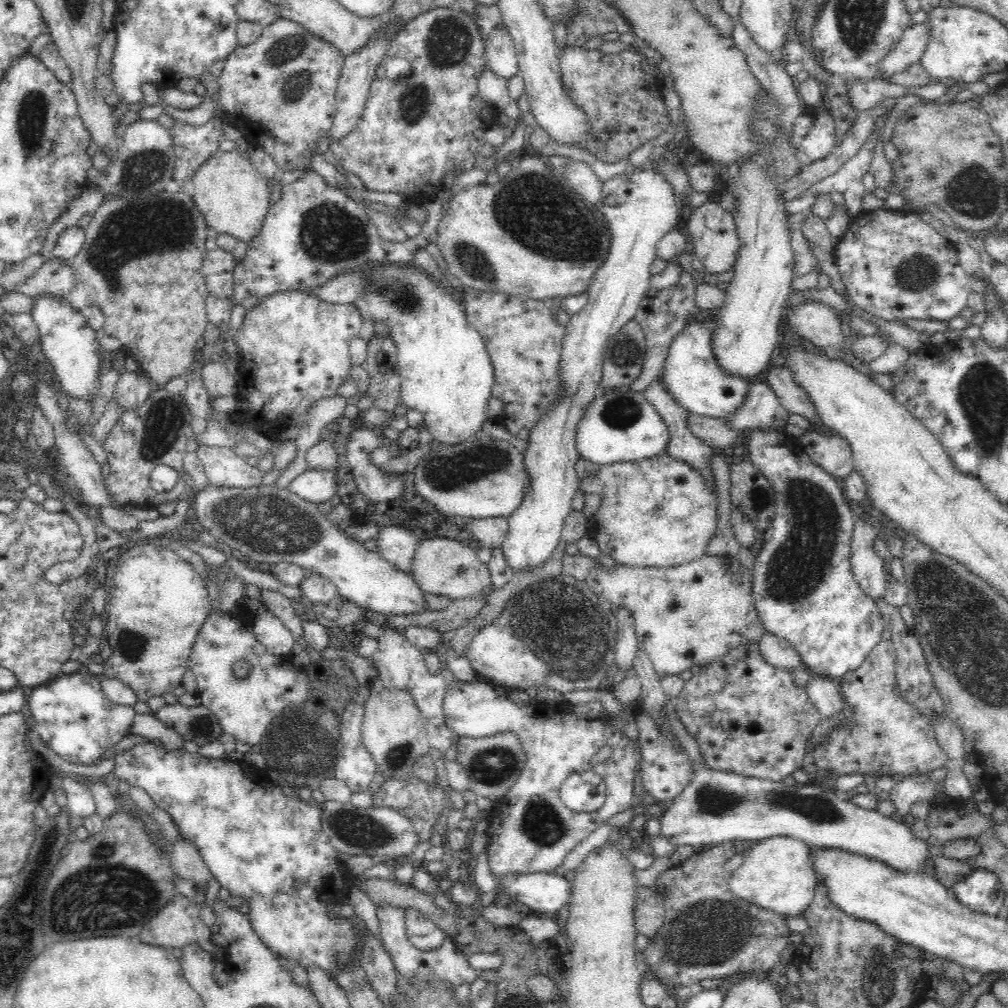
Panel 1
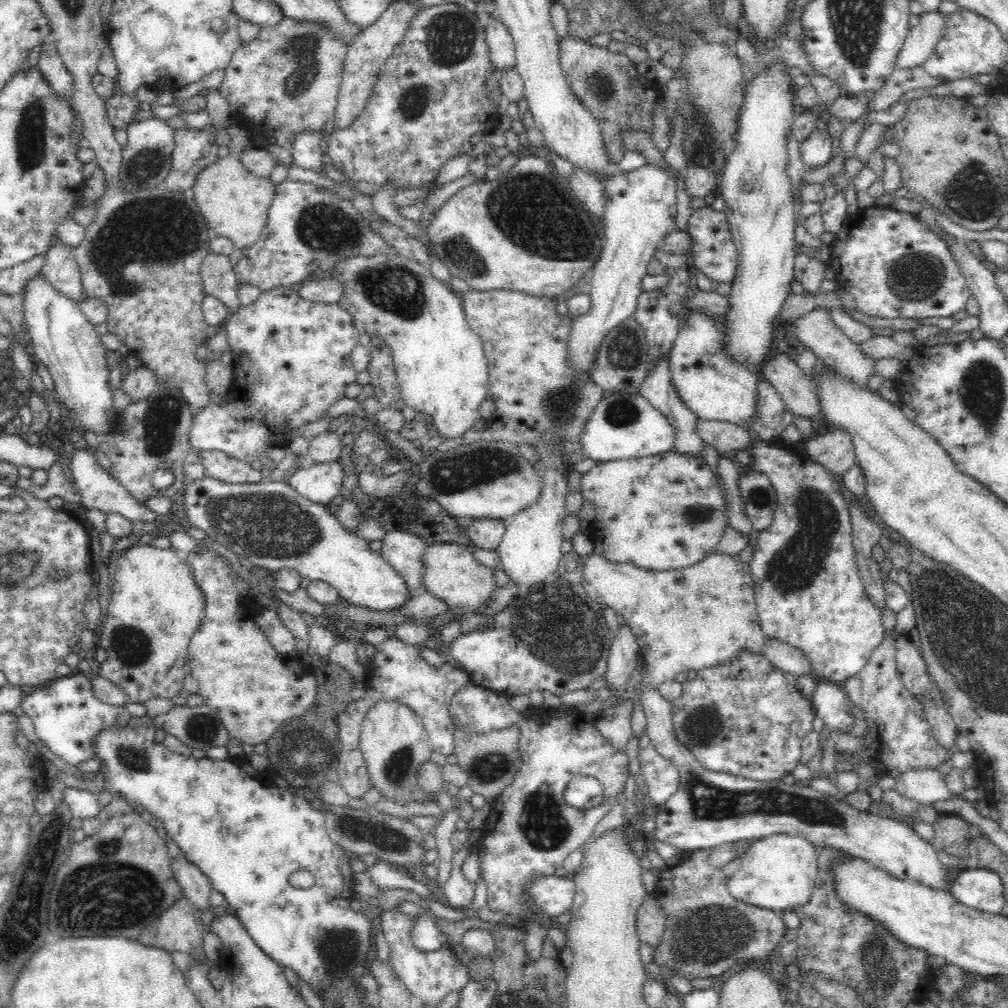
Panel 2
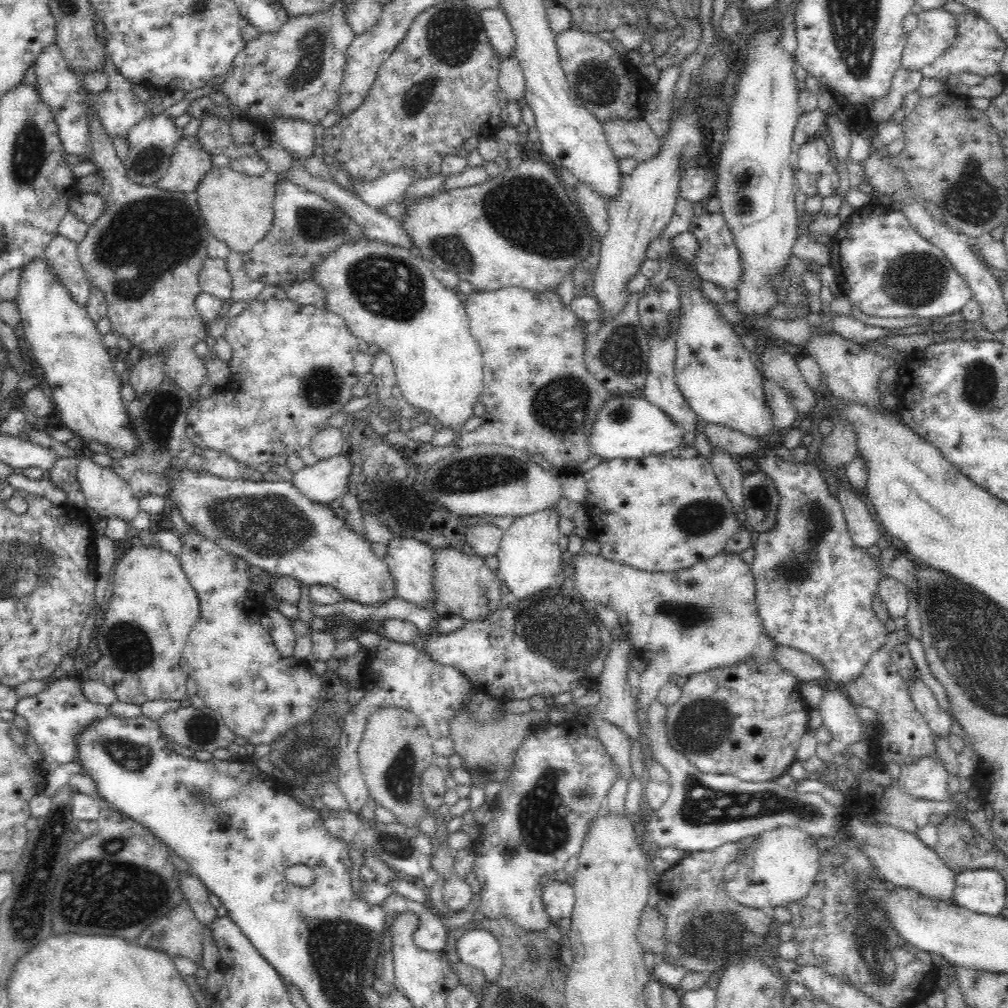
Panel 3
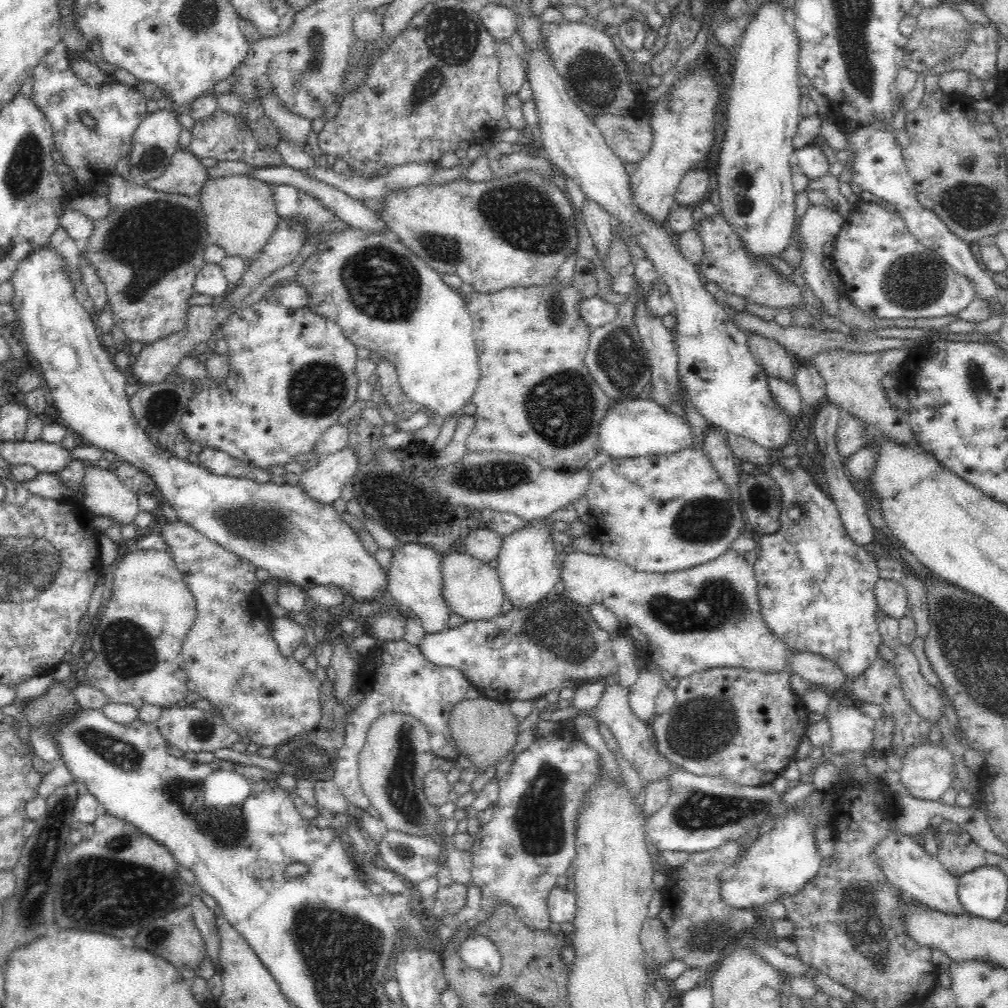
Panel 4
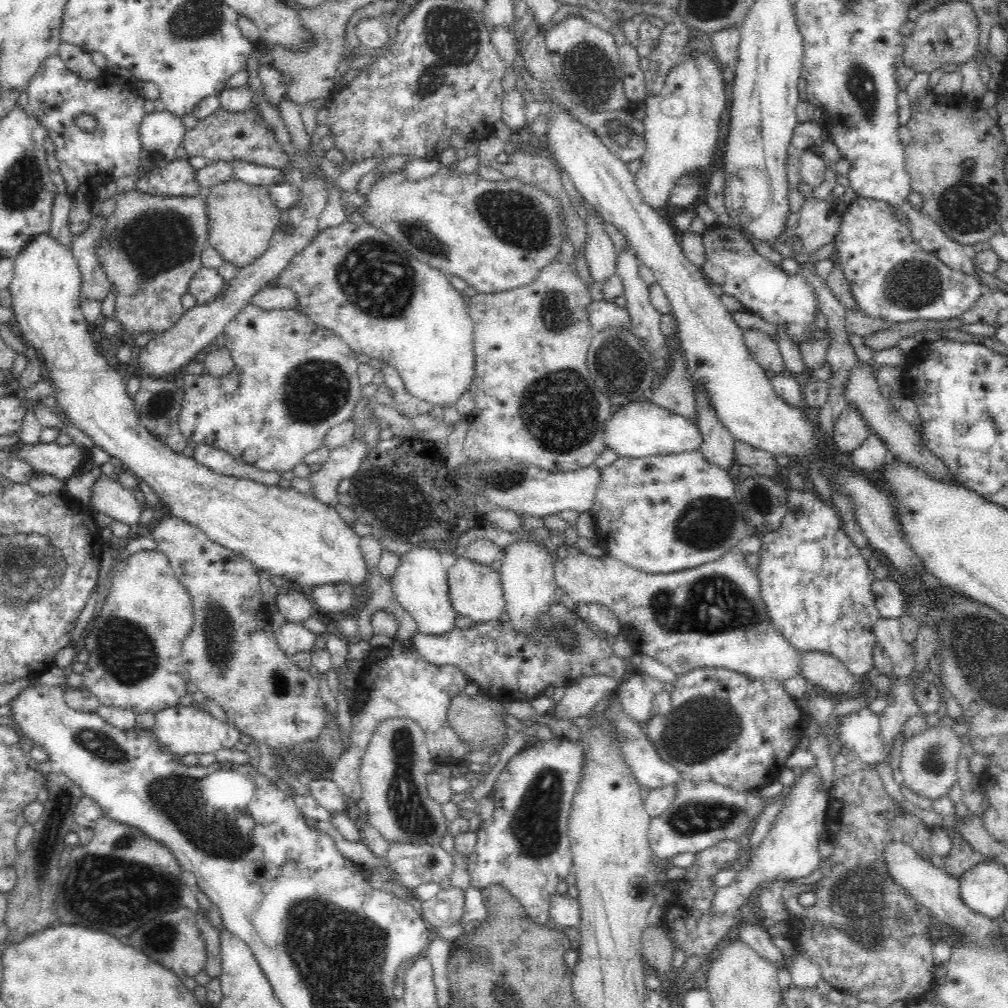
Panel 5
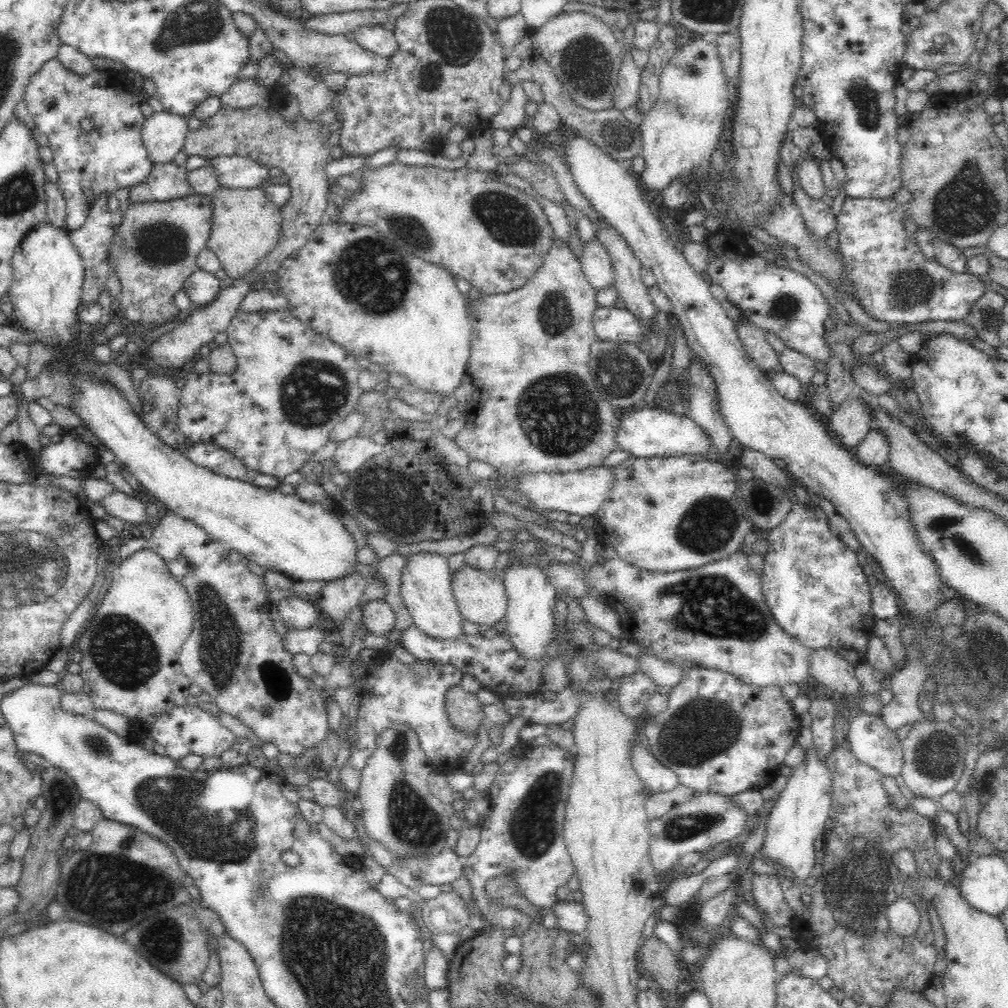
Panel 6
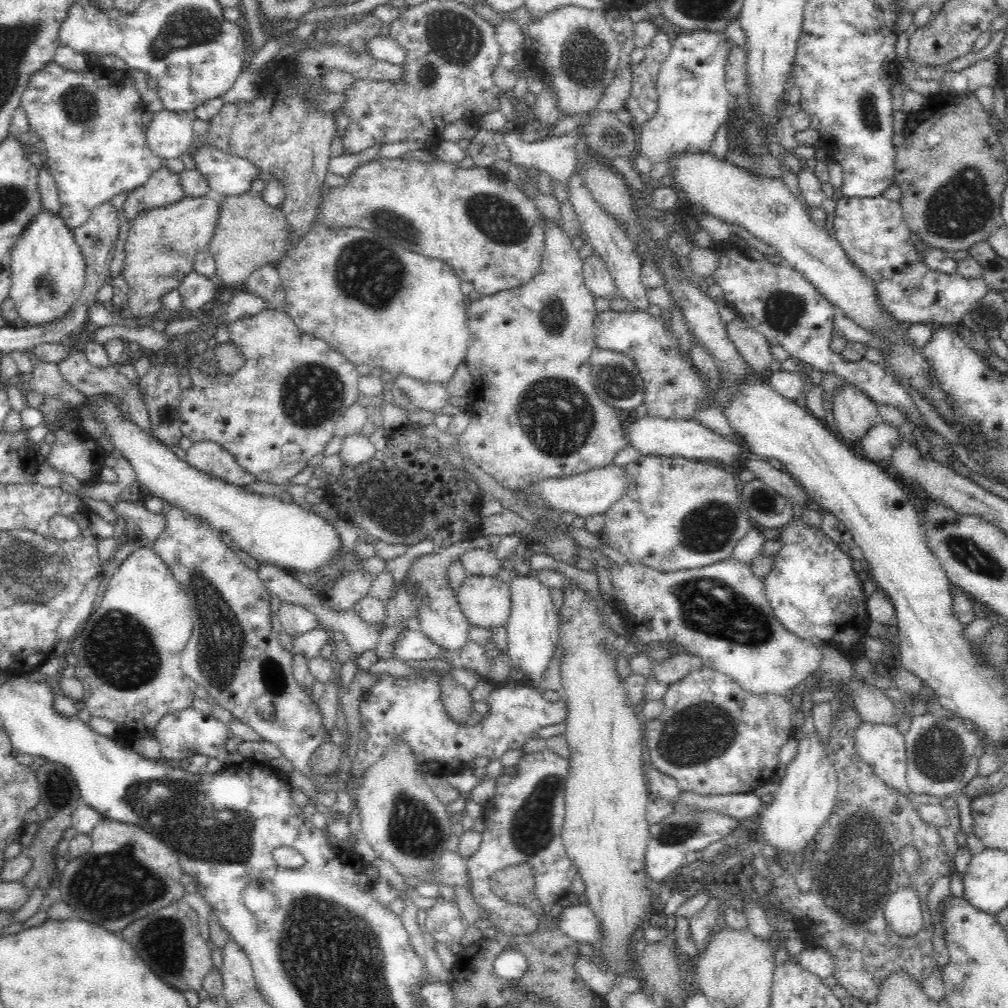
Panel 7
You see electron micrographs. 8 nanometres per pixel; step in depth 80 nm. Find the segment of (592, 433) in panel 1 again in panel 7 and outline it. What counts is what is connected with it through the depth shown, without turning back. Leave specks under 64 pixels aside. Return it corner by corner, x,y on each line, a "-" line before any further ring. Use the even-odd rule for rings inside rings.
642,415
638,420
627,417
626,439
642,455
682,457
695,461
711,462
716,460
721,466
743,462
744,445
739,444
733,437
718,435
712,429
694,420
665,420
660,417

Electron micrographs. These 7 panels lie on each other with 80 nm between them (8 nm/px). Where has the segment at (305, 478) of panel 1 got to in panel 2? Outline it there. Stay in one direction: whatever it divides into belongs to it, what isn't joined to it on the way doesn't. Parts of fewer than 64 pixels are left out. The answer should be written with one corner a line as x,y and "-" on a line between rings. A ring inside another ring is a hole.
341,459
330,462
308,463
286,478
287,483
311,501
329,505
332,498
341,494
344,469

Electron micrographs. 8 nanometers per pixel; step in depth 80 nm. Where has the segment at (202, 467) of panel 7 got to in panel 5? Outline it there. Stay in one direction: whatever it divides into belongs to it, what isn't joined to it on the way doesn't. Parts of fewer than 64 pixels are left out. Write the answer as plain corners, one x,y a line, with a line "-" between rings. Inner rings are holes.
203,443
196,444
193,448
192,458
201,465
207,466
218,474
230,475
236,478
245,478
258,484
270,486
278,485
281,474
266,472
252,465
234,458
229,452
220,450

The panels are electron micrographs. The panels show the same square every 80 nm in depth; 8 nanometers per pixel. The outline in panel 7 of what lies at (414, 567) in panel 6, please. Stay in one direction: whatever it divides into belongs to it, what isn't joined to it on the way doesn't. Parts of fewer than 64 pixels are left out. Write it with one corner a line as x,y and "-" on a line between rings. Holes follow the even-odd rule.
478,535
463,543
456,543
447,547
441,547
438,552
432,552
423,557
417,557
410,565
408,583
415,586
415,594
419,598
417,608
417,629
421,630
430,642
446,649
446,651
461,651
461,648
469,641
468,621
462,612
459,602
450,589
449,578
446,570
454,560
458,560
462,554
473,548
489,548
486,537

